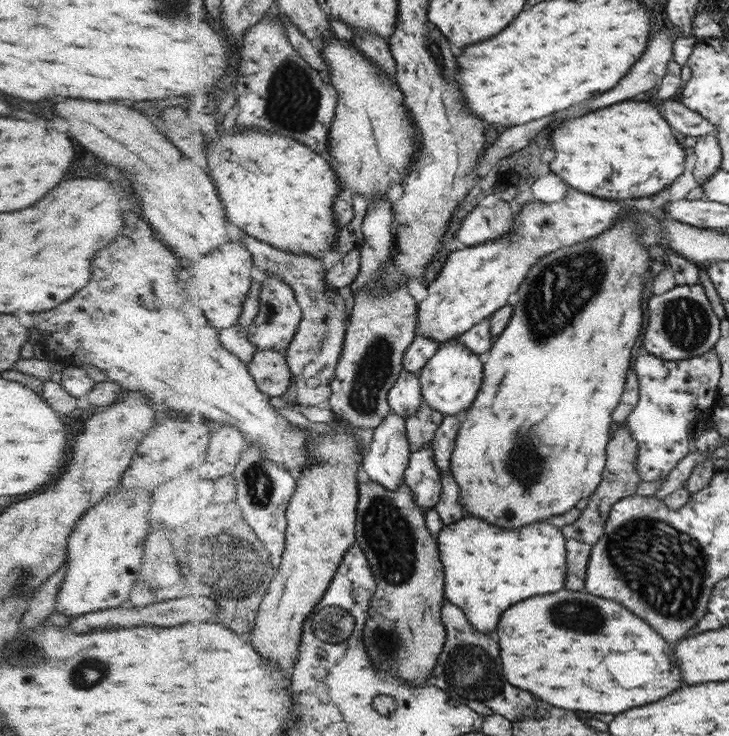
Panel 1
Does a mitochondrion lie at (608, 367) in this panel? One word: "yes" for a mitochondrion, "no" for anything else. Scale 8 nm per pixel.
no

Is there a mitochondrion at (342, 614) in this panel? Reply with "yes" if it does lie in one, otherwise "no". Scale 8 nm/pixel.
yes

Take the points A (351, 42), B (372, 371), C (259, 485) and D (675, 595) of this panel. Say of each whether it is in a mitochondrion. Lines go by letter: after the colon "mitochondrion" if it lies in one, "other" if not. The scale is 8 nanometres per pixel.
A: other
B: mitochondrion
C: mitochondrion
D: mitochondrion

